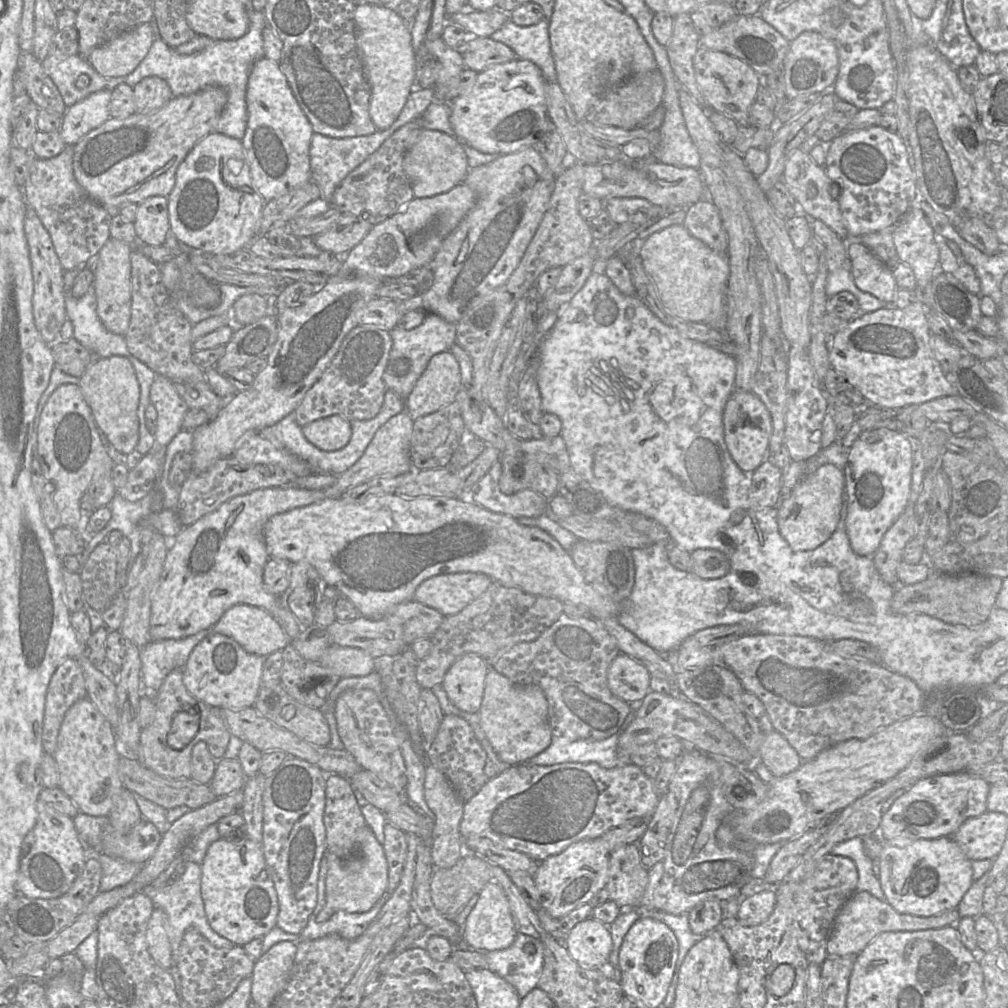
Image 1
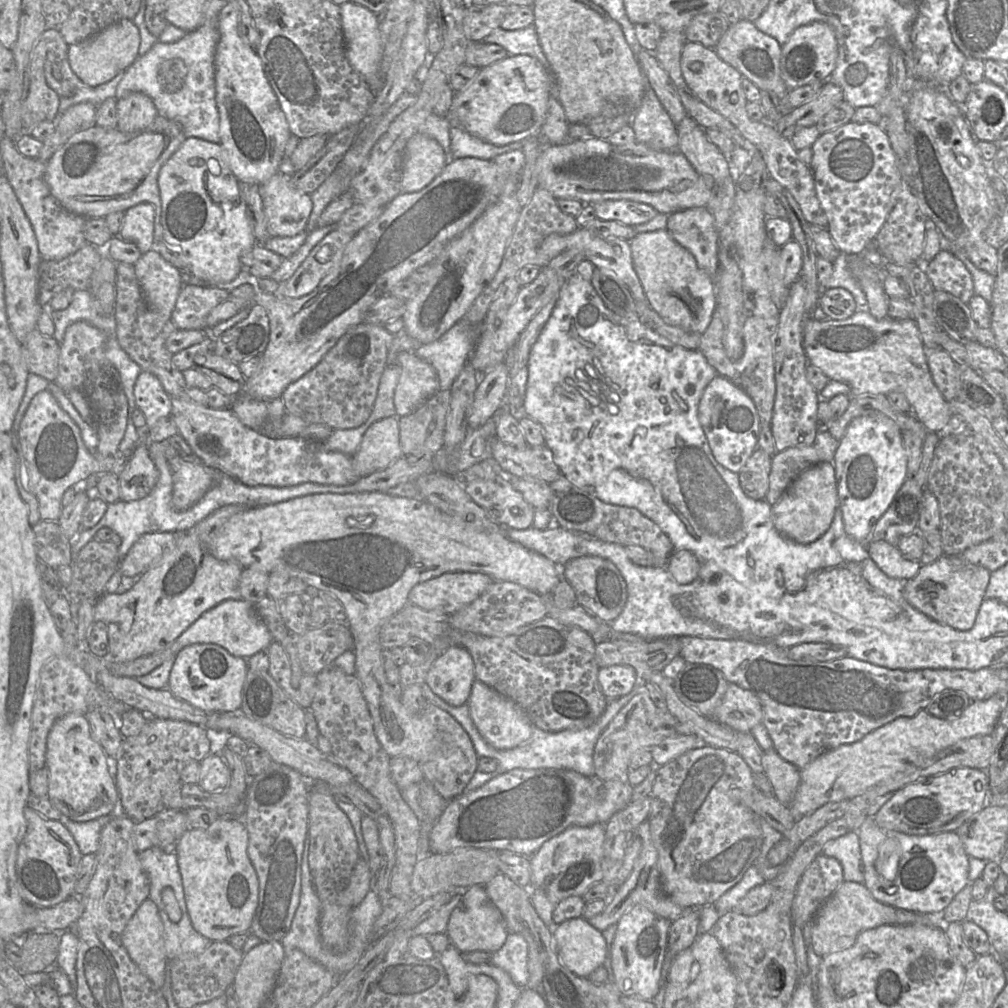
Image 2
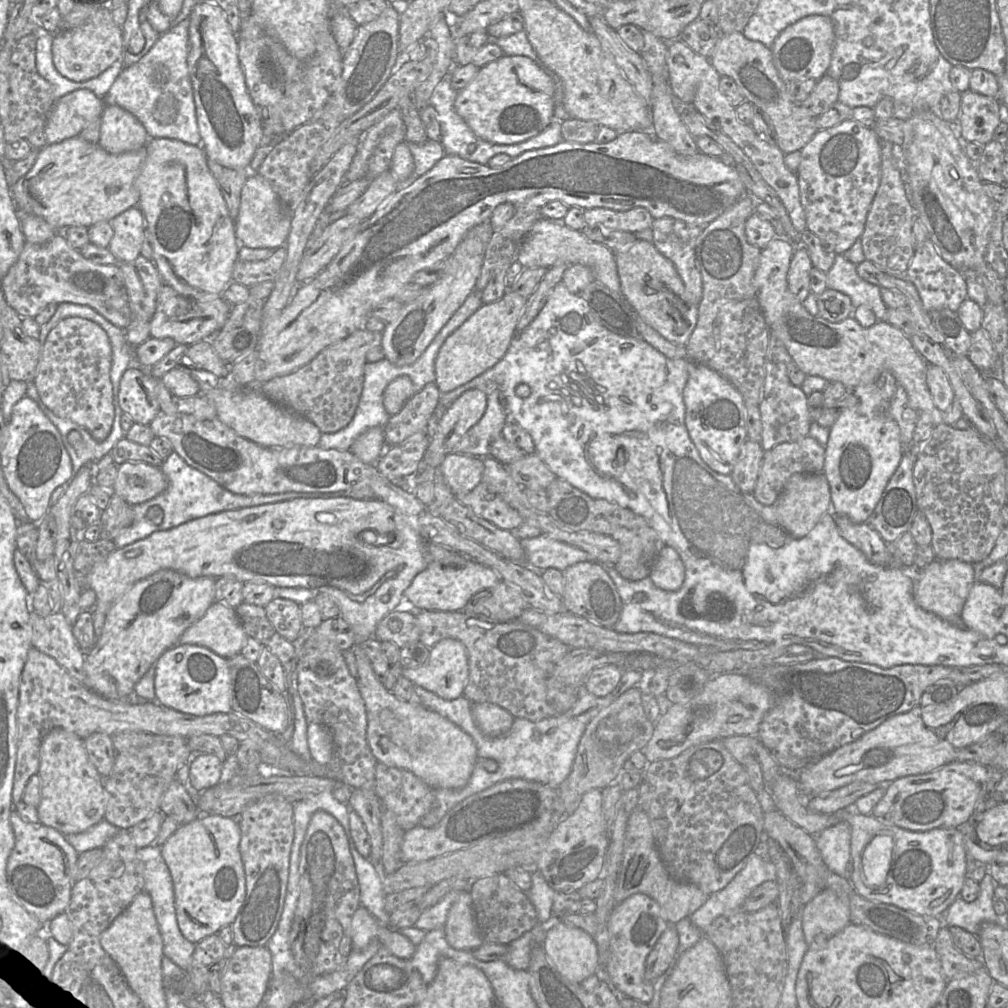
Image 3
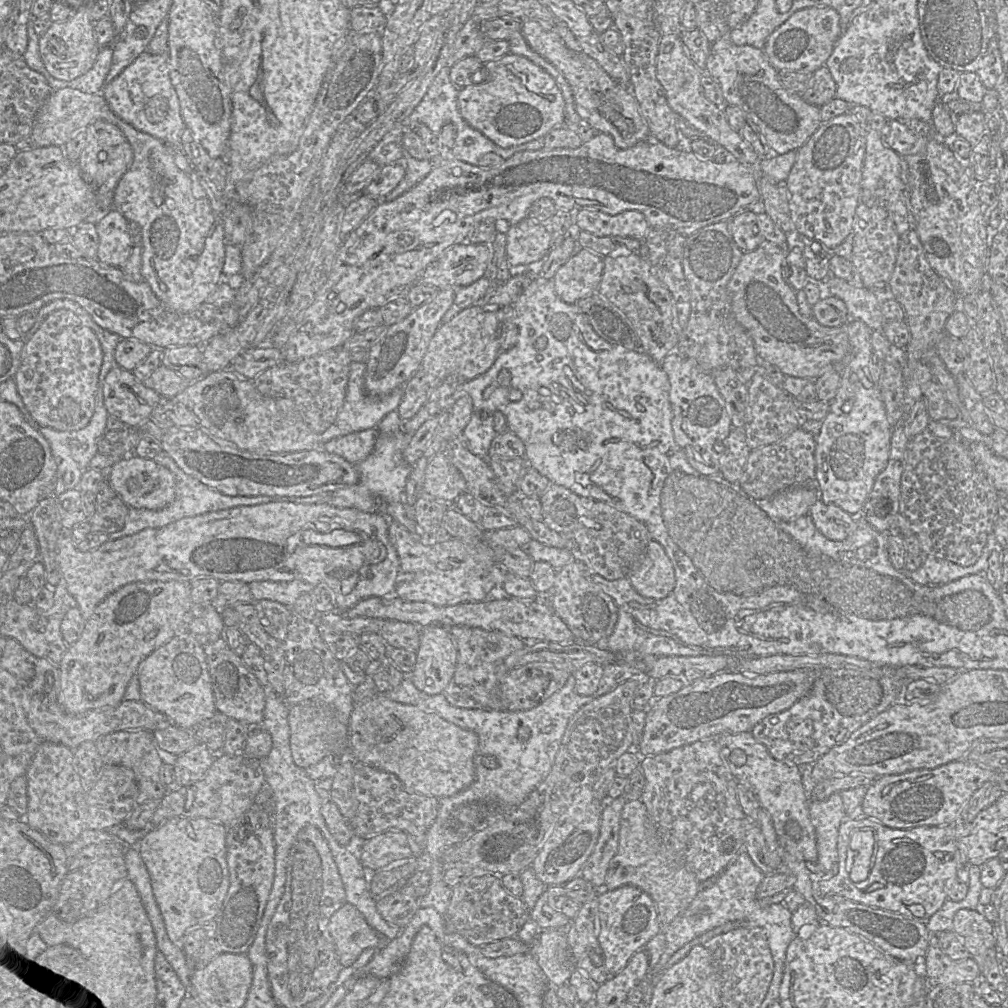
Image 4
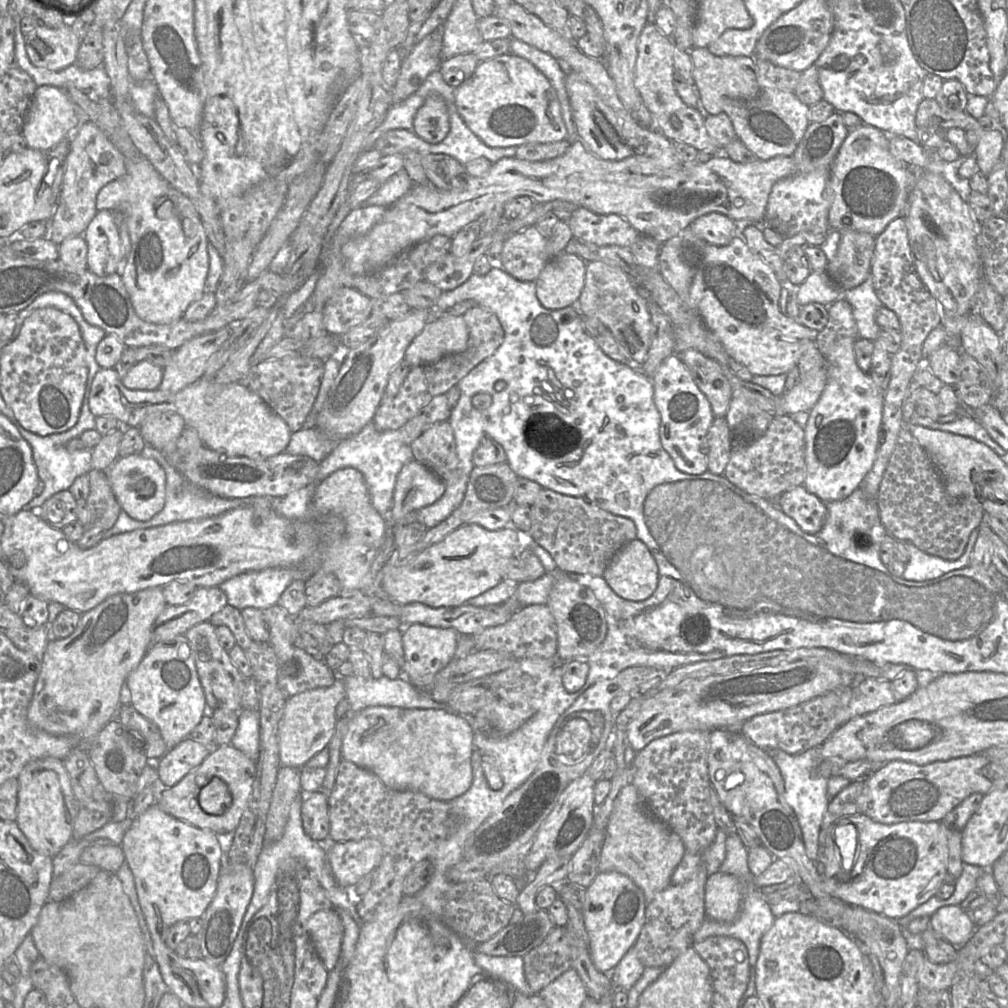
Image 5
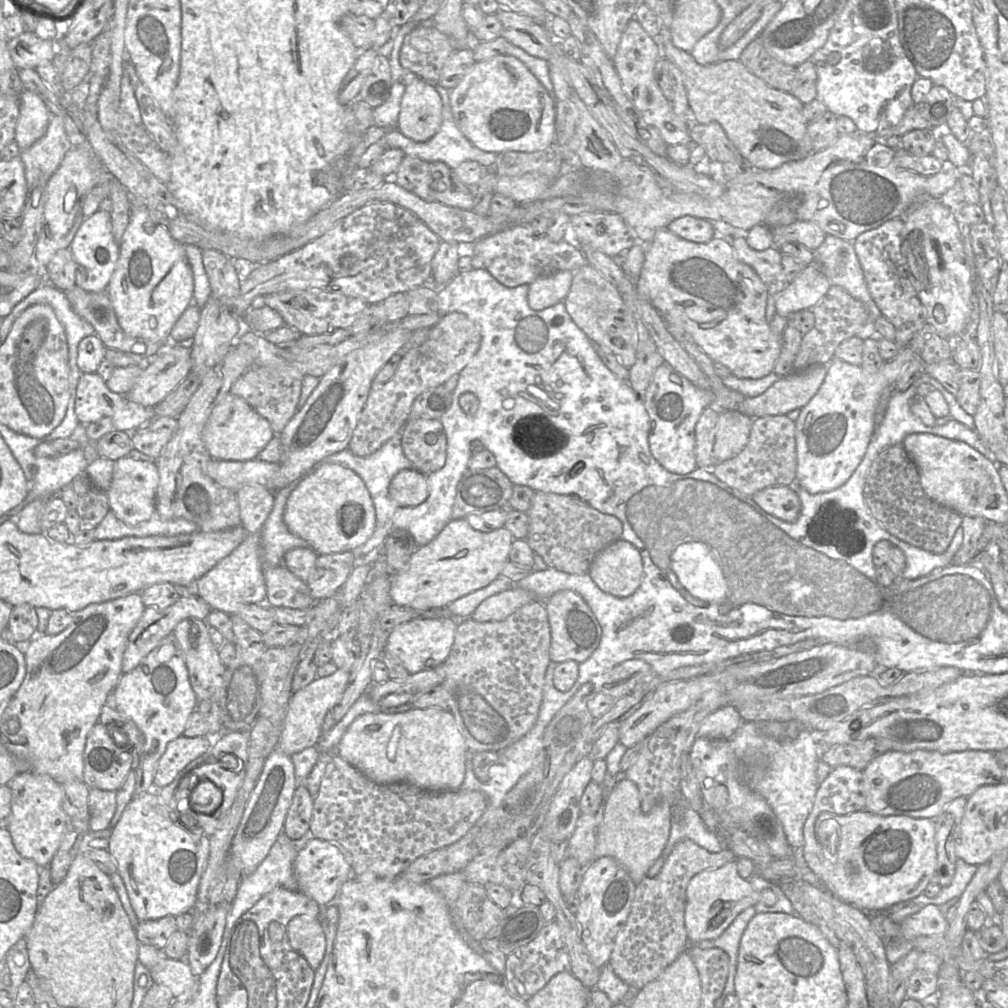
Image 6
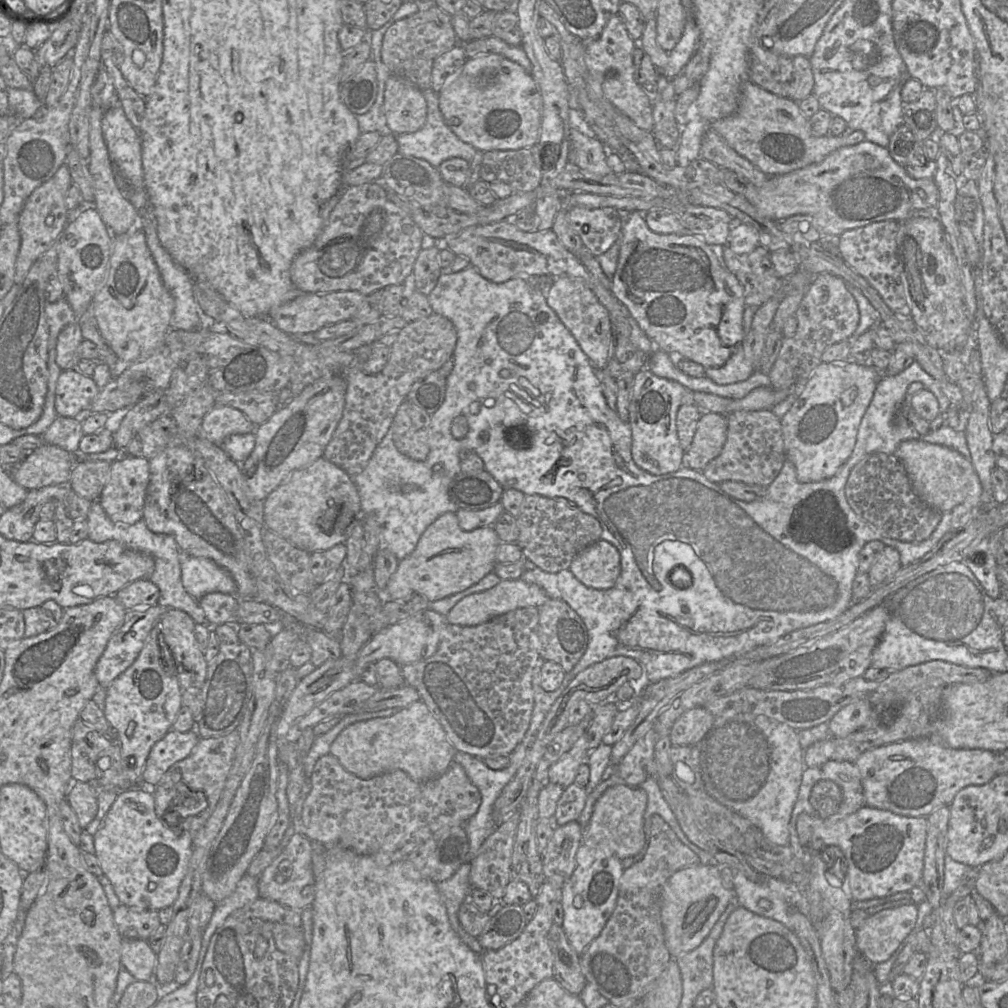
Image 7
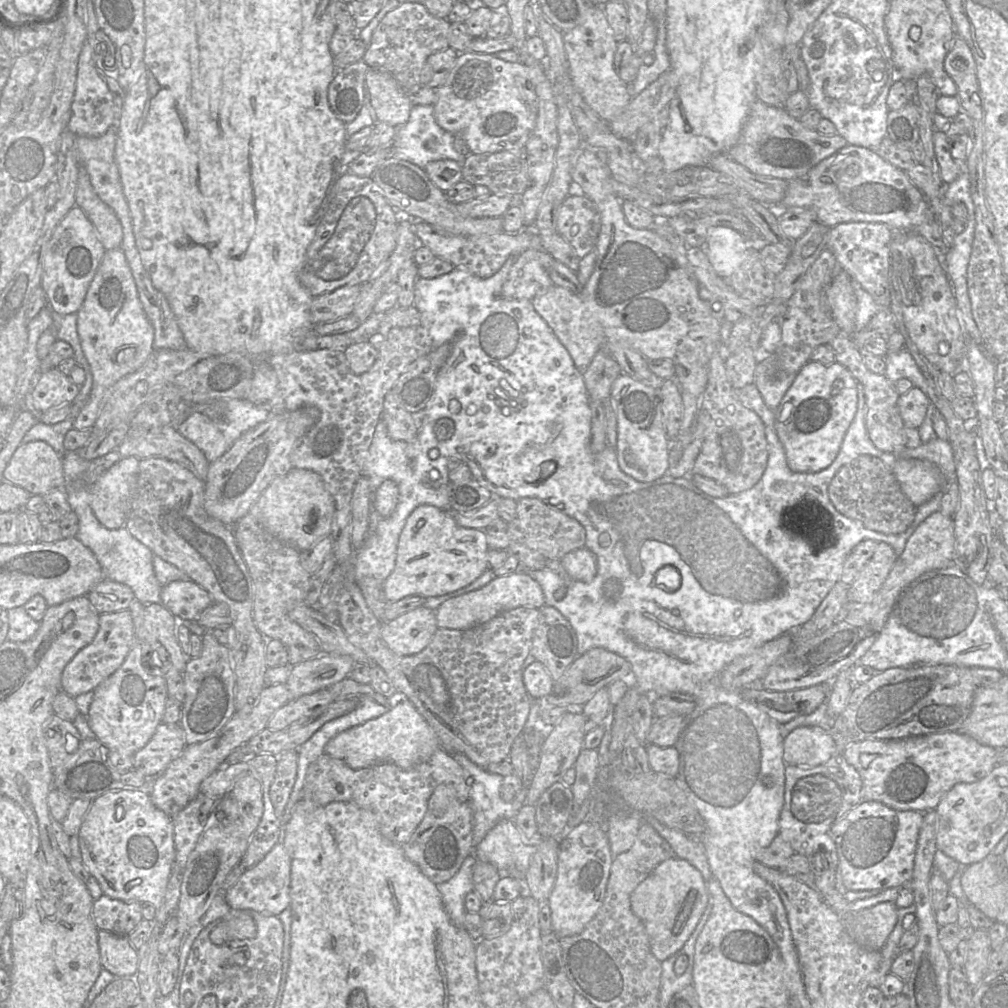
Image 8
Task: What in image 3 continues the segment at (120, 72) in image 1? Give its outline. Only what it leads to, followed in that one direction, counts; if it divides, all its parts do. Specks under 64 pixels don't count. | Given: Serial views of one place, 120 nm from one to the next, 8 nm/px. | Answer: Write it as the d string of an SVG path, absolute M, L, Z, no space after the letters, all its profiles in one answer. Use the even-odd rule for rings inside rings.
M99 9L83 24L54 34L52 43L53 64L65 78L85 82L95 78L115 63L123 54L122 27L115 24L111 9Z

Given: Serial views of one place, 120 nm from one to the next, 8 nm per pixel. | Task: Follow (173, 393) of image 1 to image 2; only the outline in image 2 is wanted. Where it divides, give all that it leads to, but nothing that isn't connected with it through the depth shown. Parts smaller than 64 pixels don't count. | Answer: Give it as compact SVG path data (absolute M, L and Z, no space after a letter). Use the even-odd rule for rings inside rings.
M141 371L133 392L136 406L144 413L148 427L152 427L158 420L170 416L172 399L155 375Z

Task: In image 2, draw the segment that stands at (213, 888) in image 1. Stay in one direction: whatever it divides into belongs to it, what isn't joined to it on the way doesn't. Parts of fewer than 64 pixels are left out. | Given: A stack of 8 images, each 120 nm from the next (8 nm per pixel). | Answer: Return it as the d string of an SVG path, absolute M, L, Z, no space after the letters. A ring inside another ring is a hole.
M220 817L206 829L190 828L175 845L187 912L194 929L212 942L248 933L258 904L259 882L247 854L248 832L236 818Z

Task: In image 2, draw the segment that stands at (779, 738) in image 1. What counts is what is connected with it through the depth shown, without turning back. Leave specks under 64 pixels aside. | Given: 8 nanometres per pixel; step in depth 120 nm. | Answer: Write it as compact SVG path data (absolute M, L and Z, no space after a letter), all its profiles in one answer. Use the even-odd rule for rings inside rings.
M774 748L764 751L762 766L773 787L773 795L789 805L800 784L801 769L784 760Z

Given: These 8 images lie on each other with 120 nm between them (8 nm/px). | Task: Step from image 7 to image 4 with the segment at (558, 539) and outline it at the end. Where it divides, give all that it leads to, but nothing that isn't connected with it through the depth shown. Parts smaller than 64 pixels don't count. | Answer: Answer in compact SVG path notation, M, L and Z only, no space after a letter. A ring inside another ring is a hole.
M551 484L540 497L542 505L542 521L566 540L566 547L574 560L582 562L589 573L597 574L607 580L625 578L634 562L653 540L647 527L638 519L617 510L611 505L581 496L563 486Z

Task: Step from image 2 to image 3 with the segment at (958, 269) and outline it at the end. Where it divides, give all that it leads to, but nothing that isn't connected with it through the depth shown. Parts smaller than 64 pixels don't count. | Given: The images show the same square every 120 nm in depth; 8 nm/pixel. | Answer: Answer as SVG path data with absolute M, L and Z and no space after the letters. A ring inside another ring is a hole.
M930 240L916 246L905 275L915 285L927 312L943 308L957 311L967 299L967 285L963 273L944 261Z

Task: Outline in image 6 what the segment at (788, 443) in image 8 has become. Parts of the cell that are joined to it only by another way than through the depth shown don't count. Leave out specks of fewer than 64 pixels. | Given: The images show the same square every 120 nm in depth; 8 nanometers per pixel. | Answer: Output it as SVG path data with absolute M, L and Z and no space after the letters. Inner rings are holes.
M905 347L875 372L833 359L816 395L799 411L795 420L797 485L810 494L835 490L844 485L861 463L878 420L882 391L895 384L899 372L917 355Z

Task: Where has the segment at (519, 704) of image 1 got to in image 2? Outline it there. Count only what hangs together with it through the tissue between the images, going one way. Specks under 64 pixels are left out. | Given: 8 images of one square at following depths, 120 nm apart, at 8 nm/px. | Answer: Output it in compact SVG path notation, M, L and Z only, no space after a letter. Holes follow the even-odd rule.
M474 680L467 704L477 730L496 749L514 748L526 742L532 735L534 726L527 714L512 700L479 680Z

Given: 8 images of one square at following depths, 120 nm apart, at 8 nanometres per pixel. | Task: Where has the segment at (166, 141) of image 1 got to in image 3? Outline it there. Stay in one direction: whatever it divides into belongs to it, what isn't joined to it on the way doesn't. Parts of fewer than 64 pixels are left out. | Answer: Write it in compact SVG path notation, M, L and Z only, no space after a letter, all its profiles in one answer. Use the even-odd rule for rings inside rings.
M78 135L41 148L32 168L10 186L10 192L17 210L39 216L56 229L90 227L100 221L110 221L126 209L138 205L140 195L135 180L145 158L145 146L136 151L111 154L97 143L85 141Z

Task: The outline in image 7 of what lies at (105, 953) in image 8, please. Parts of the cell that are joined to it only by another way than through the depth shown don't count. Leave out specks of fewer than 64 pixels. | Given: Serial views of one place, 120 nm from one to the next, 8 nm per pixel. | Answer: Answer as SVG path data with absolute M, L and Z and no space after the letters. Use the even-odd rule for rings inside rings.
M124 939L121 945L121 966L136 980L151 981L157 963L157 954L145 940Z

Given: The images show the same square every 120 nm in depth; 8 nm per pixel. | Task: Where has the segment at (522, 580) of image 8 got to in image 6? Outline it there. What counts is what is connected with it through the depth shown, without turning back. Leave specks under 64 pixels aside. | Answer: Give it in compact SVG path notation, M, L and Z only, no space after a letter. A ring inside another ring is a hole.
M513 585L510 589L488 597L481 602L470 618L477 622L500 621L520 607L536 600L529 591Z

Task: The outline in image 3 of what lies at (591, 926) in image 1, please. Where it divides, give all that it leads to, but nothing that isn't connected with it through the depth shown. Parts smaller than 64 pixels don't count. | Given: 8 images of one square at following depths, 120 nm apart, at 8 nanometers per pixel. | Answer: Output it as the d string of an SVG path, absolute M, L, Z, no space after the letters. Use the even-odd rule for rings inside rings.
M553 920L542 945L559 973L571 982L581 983L597 972L597 943L580 928Z

